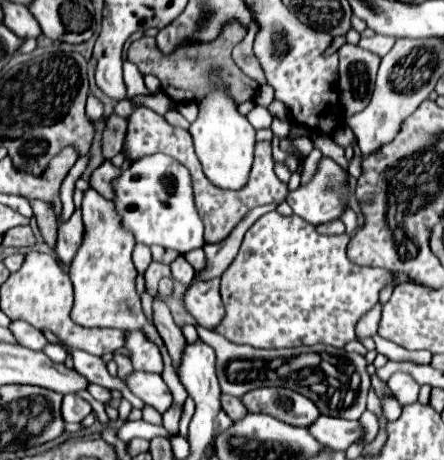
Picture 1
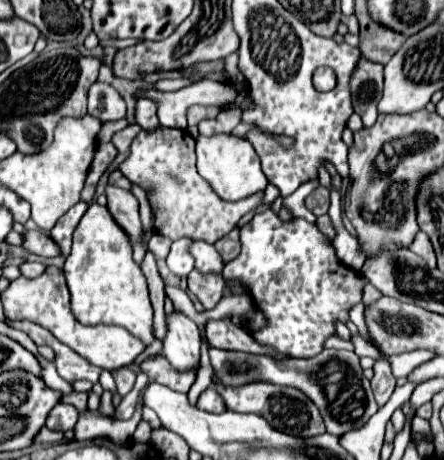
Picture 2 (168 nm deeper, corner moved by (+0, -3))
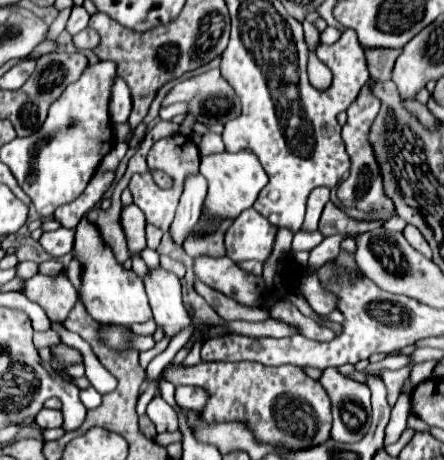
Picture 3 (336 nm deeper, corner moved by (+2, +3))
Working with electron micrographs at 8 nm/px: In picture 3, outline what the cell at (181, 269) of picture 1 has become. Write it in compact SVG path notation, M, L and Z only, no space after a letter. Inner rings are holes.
M200 174L190 176L186 180L186 186L184 186L184 192L182 192L182 198L180 198L180 204L176 210L176 218L170 226L170 236L176 246L182 246L184 240L192 234L192 230L200 218L204 198L206 198L204 176L200 176Z

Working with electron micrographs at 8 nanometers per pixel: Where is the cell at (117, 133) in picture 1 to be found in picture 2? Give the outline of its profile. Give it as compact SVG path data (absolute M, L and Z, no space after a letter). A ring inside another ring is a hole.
M132 124L132 126L128 126L128 128L120 130L120 132L116 132L116 134L114 134L114 138L112 138L112 144L116 146L116 150L118 150L118 152L126 154L126 152L128 152L128 148L130 148L130 142L136 138L136 134L138 134L140 130L142 130L142 128L140 128L138 124Z

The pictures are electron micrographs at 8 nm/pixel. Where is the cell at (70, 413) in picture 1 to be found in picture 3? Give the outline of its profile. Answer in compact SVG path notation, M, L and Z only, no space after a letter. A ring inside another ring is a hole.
M42 408L40 414L36 416L36 424L40 424L40 428L58 428L62 426L62 412L60 410L50 410L50 408Z

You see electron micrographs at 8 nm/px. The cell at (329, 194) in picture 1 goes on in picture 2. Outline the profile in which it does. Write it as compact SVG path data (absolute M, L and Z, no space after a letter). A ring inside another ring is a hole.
M234 228L234 230L228 232L224 238L220 238L214 246L216 246L216 250L220 252L220 256L224 258L224 262L230 262L232 258L236 258L236 256L238 256L238 250L240 250L238 228Z

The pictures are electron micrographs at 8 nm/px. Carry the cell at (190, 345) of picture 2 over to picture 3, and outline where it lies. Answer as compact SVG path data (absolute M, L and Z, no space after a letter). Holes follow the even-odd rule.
M162 268L150 270L150 276L144 278L144 284L154 320L164 330L166 338L174 338L178 332L192 324L192 318L182 304L180 280L172 272L166 272Z

